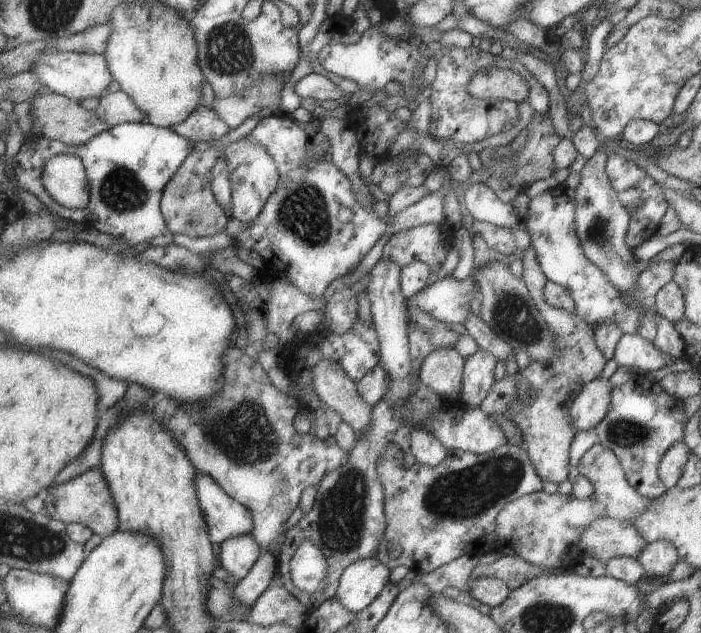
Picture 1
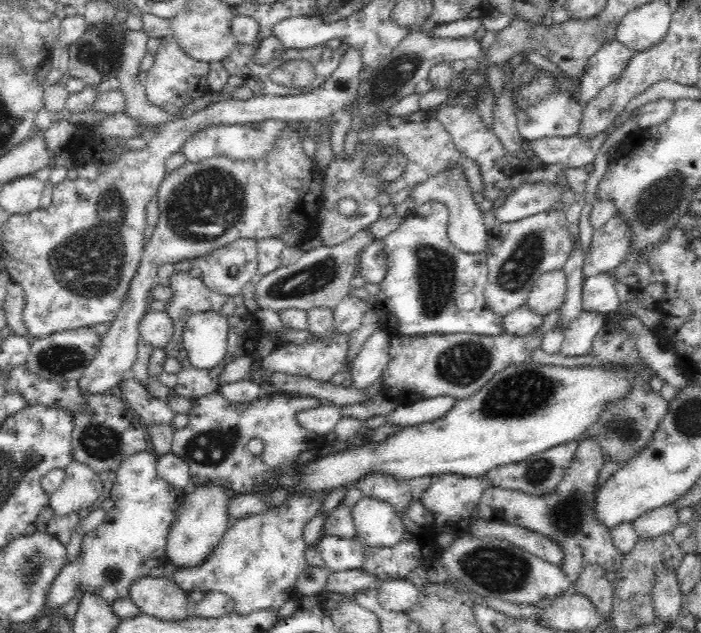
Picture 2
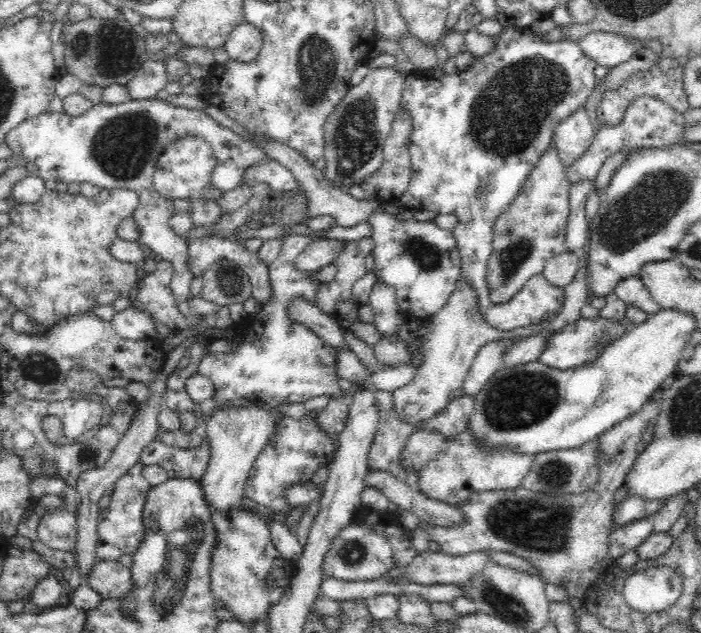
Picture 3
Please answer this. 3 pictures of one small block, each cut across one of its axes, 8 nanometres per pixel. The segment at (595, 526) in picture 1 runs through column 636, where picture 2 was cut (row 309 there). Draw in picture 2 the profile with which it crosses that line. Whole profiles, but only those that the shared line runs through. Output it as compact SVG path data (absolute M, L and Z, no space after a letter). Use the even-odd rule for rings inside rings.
M550 270L532 286L526 307L542 316L558 311L566 298L567 278L563 270Z

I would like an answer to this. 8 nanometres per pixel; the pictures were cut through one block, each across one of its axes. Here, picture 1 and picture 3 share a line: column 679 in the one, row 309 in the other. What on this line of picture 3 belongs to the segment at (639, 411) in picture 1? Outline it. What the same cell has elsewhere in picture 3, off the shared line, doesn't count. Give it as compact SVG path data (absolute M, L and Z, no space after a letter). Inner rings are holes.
M385 215L369 217L367 223L374 241L372 270L378 275L379 282L393 288L400 311L410 312L427 321L444 308L457 290L460 257L453 230L442 230L430 220L409 223Z

